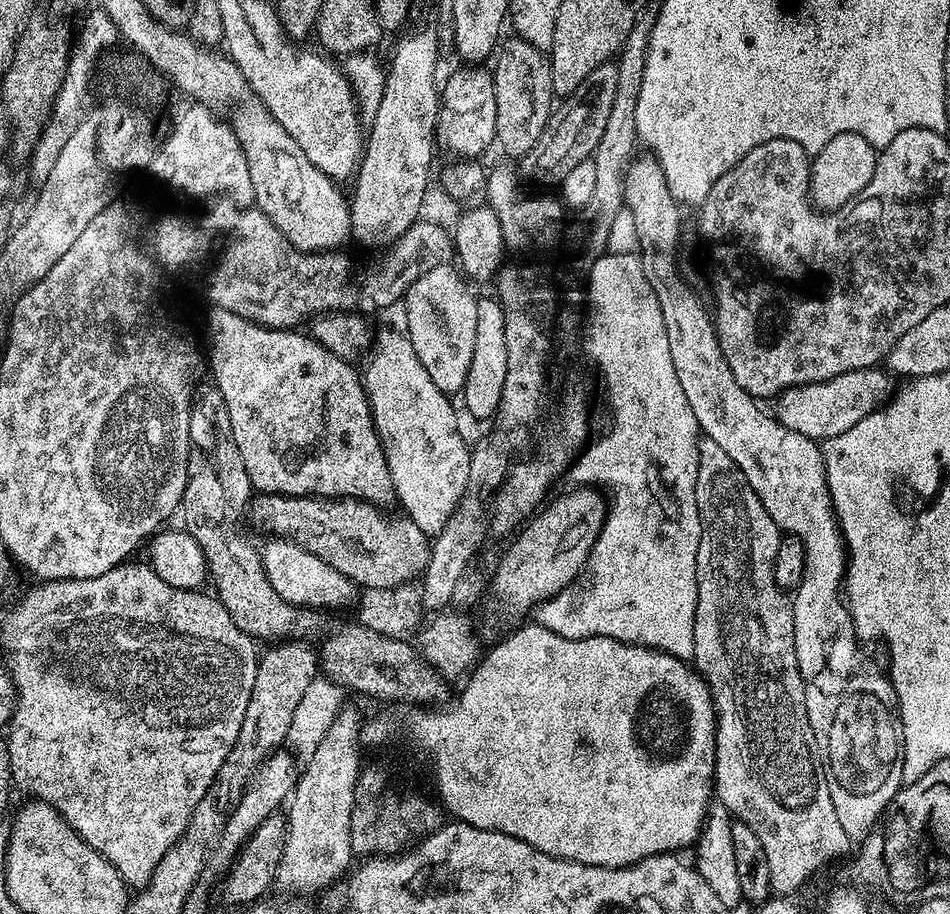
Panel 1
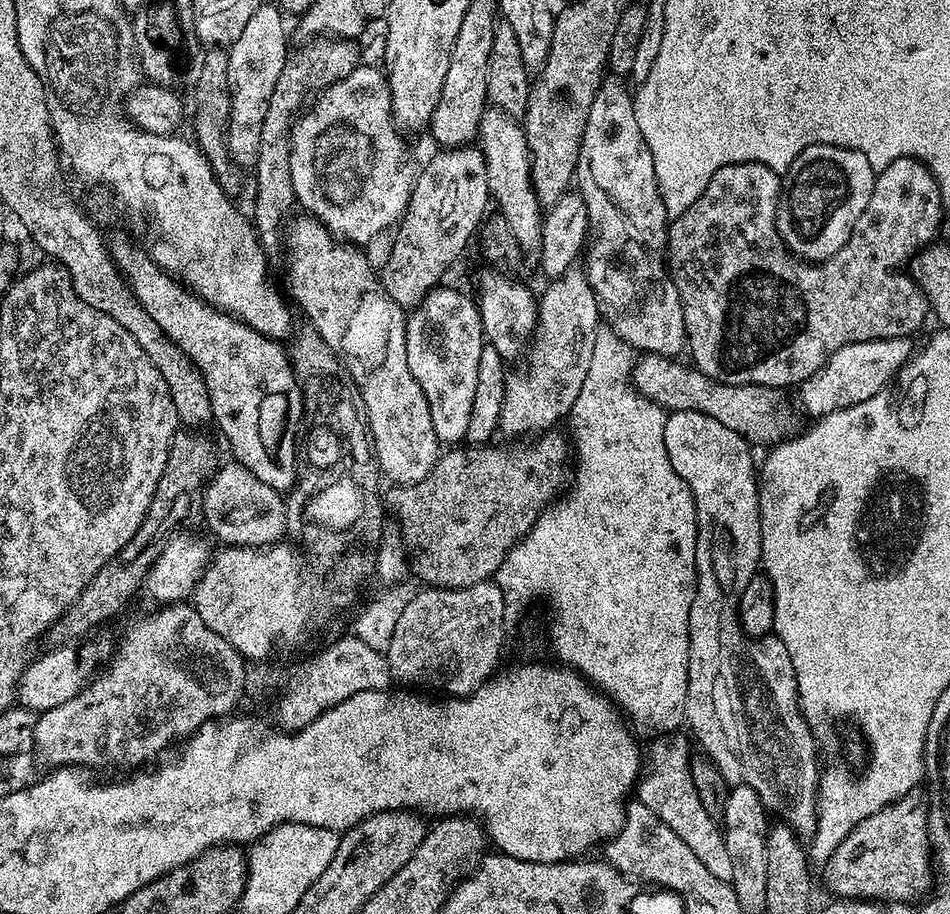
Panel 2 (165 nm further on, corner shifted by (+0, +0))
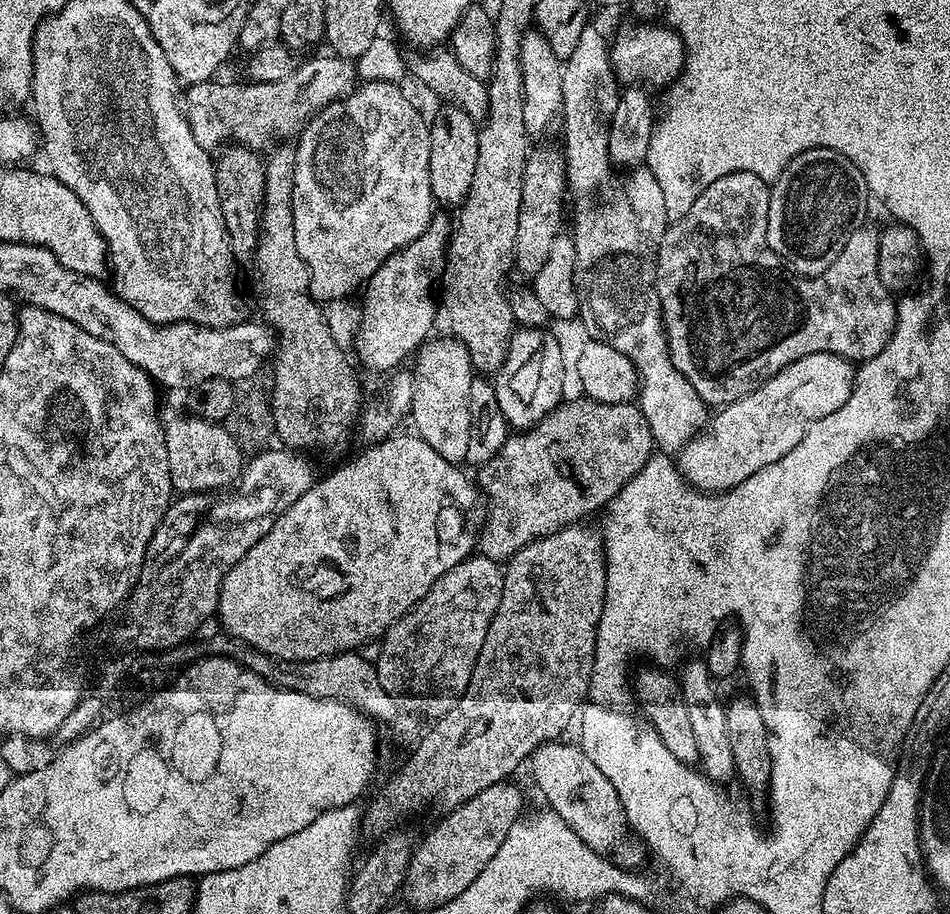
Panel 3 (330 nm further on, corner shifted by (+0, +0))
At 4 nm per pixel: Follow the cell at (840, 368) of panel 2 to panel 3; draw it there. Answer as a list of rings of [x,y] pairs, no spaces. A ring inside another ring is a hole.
[[[819,352],[818,354],[806,354],[806,358],[798,358],[790,366],[786,366],[777,376],[770,377],[761,388],[755,388],[750,394],[746,394],[738,402],[725,404],[719,409],[720,412],[711,417],[710,427],[707,429],[708,436],[698,434],[688,441],[684,451],[679,453],[678,468],[683,478],[693,488],[705,494],[723,494],[729,488],[736,488],[750,478],[758,470],[778,462],[806,434],[811,421],[818,418],[826,418],[826,414],[834,414],[847,402],[852,393],[852,385],[856,382],[857,369],[853,361],[846,360],[838,354]]]

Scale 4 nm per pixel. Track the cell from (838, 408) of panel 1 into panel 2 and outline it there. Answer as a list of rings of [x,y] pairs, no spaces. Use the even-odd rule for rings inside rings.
[[[655,354],[641,355],[630,373],[636,391],[665,410],[694,410],[706,414],[714,418],[714,422],[730,426],[730,430],[753,445],[775,446],[797,431],[795,414],[780,401],[781,389],[757,384],[724,384],[720,380],[711,380],[705,372],[698,372],[695,367],[687,363],[679,364],[678,361],[676,358]]]

